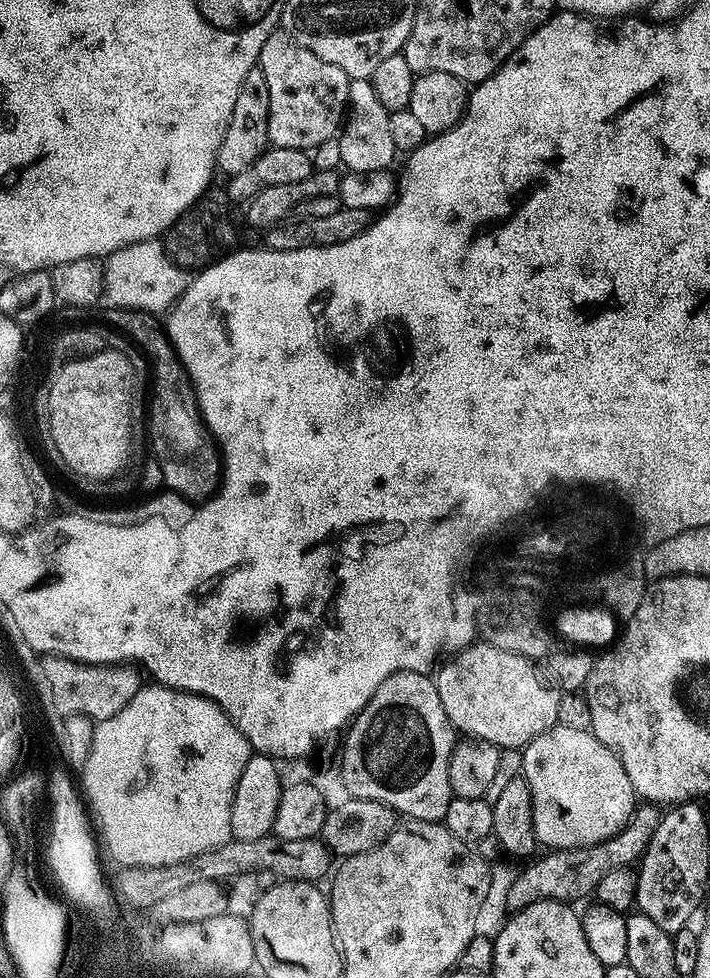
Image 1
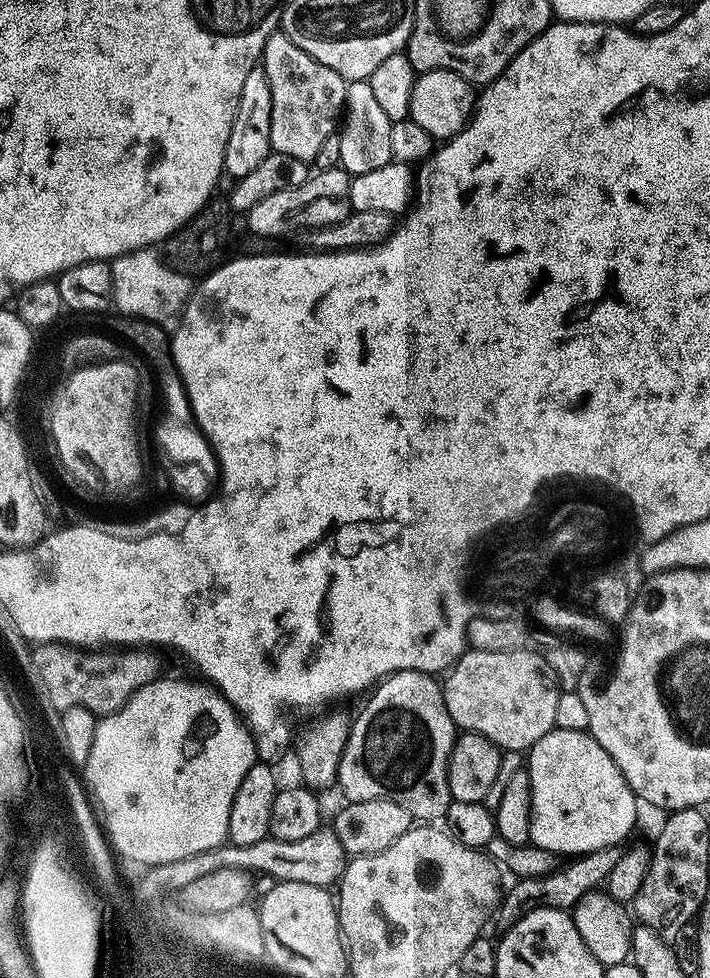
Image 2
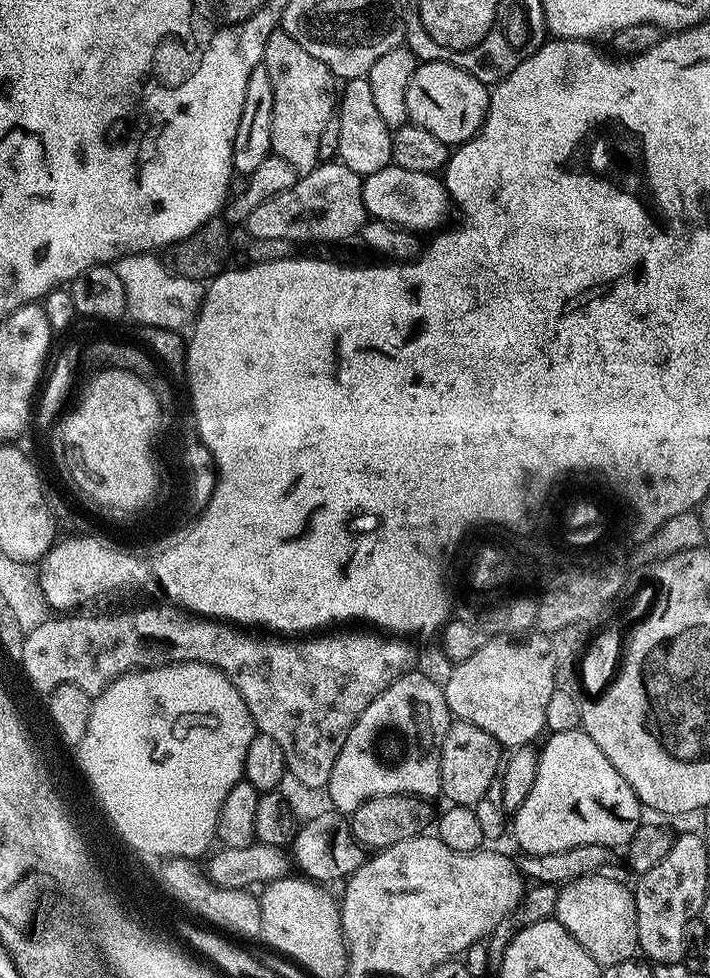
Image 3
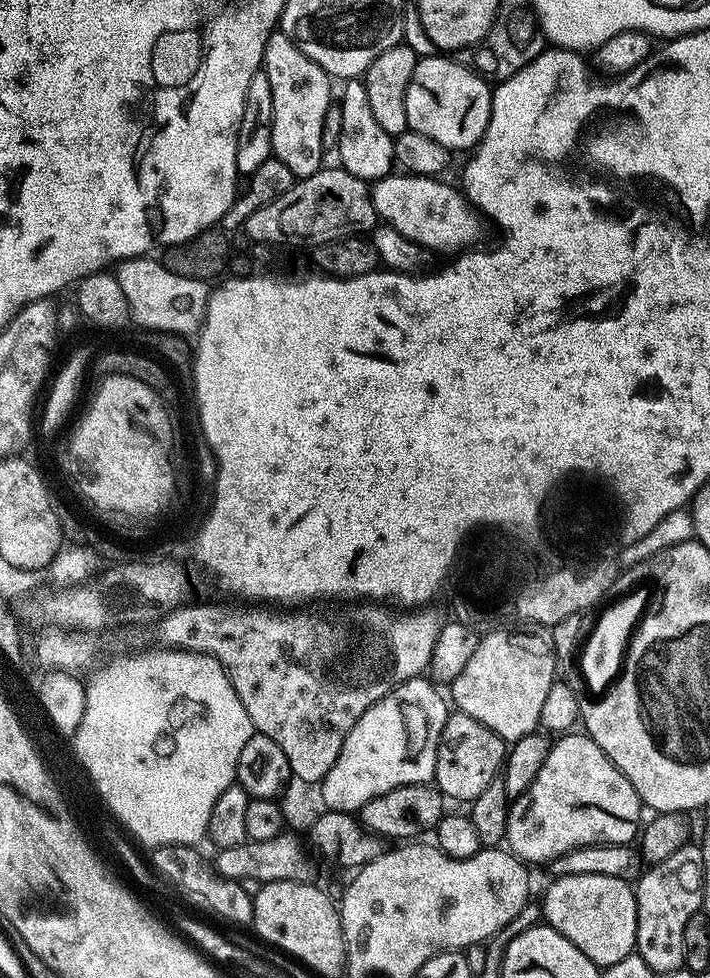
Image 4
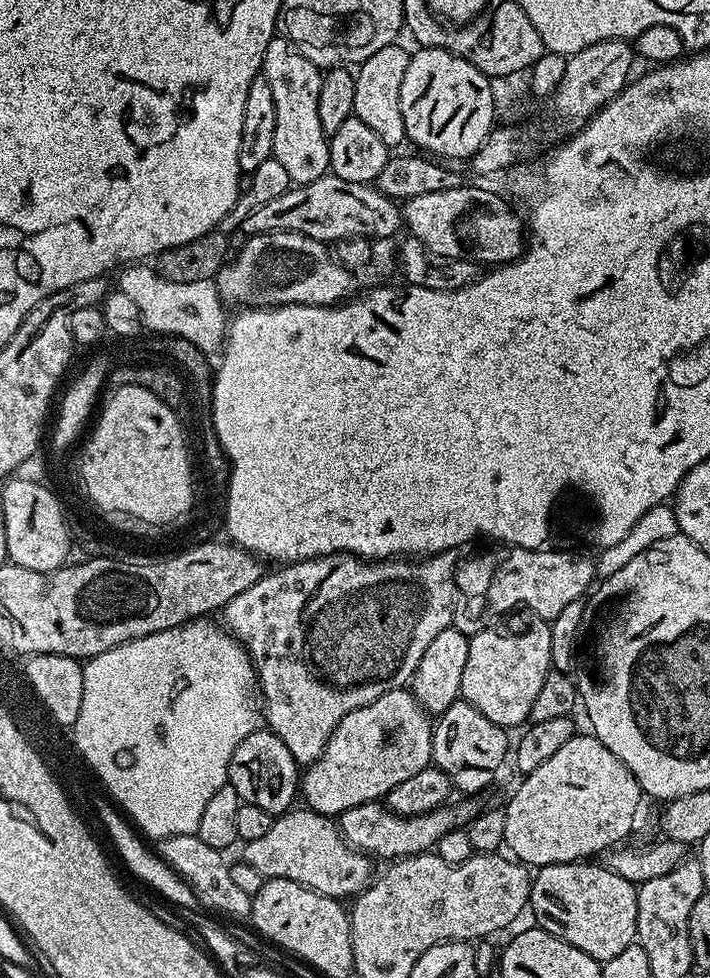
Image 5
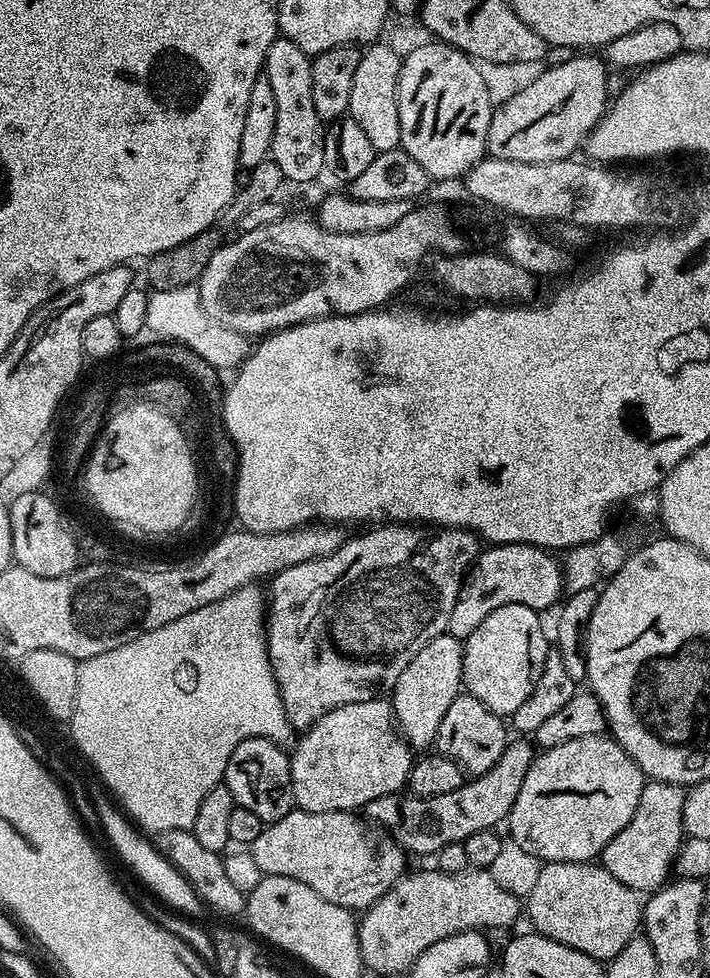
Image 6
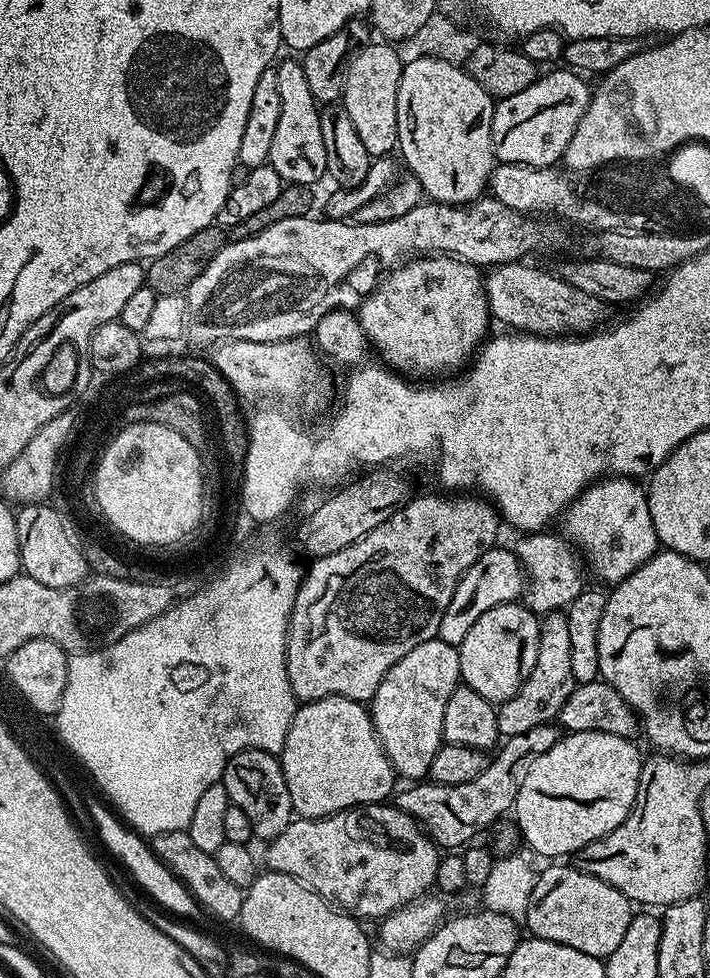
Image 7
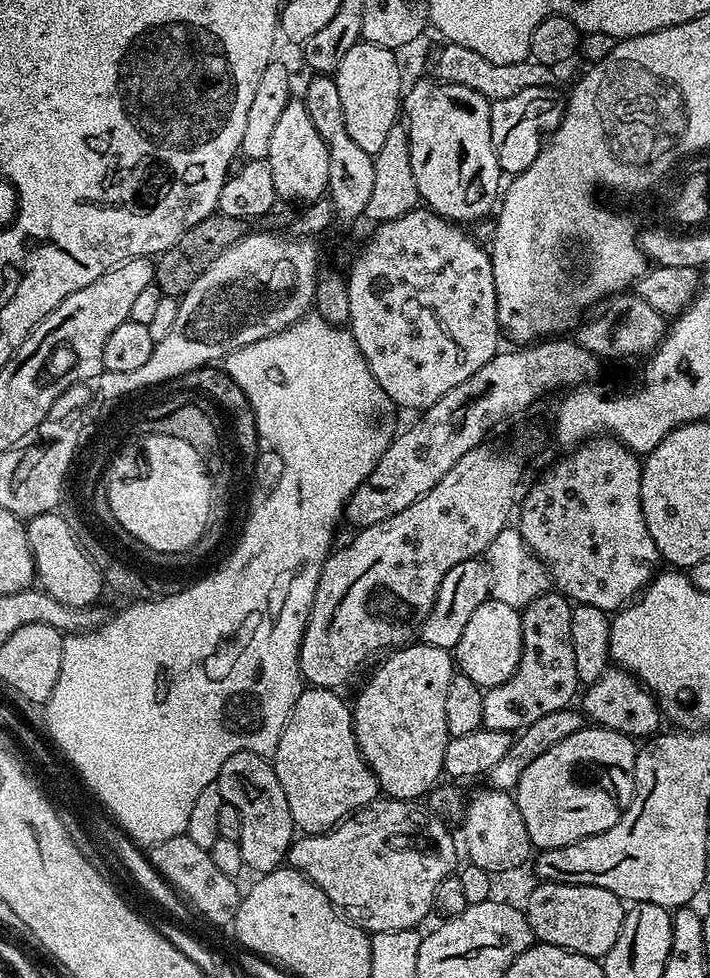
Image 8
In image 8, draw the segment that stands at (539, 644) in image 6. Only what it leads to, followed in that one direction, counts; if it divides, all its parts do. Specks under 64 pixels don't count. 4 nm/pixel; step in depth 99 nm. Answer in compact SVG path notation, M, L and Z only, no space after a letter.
M489 599L474 610L474 615L466 621L465 628L462 629L462 638L458 638L454 649L454 664L458 669L459 675L470 678L482 690L487 690L505 684L512 677L518 662L522 658L522 618L521 609L514 606L506 606L506 602L498 602Z

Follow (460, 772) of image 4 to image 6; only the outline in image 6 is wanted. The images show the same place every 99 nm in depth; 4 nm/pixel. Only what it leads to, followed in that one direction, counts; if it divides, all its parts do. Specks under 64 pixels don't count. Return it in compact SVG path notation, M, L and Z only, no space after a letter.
M461 694L450 702L442 723L438 726L438 734L434 745L435 751L441 756L450 758L459 768L464 769L469 777L481 776L502 758L510 743L510 728L505 717L494 714L478 698Z

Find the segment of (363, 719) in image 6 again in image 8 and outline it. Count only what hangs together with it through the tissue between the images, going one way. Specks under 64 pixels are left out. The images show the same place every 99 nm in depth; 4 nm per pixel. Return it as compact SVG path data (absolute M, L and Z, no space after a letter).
M305 687L298 702L294 702L294 710L278 738L276 752L270 757L274 774L278 774L278 782L286 794L286 806L293 825L304 834L330 831L378 796L376 775L362 758L356 741L349 701L344 701L340 695L339 691L331 688Z

